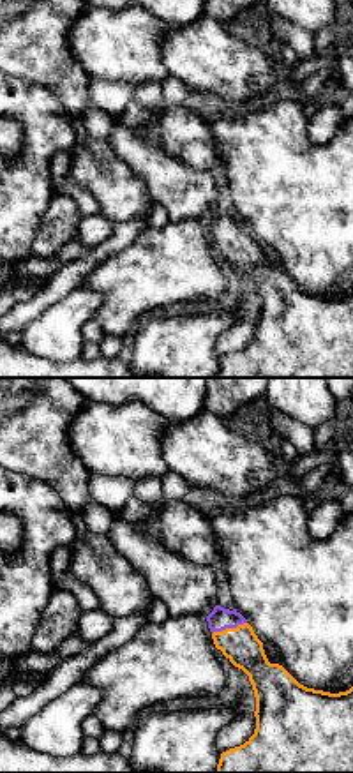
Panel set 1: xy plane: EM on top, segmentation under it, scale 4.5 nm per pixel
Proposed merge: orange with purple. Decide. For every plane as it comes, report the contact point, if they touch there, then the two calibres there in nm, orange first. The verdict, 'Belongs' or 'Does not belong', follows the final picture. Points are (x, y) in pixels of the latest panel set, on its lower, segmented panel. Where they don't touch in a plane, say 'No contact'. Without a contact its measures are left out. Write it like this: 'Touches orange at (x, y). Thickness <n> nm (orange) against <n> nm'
Touches orange at (228, 629). Thickness 170 nm (orange) against 100 nm

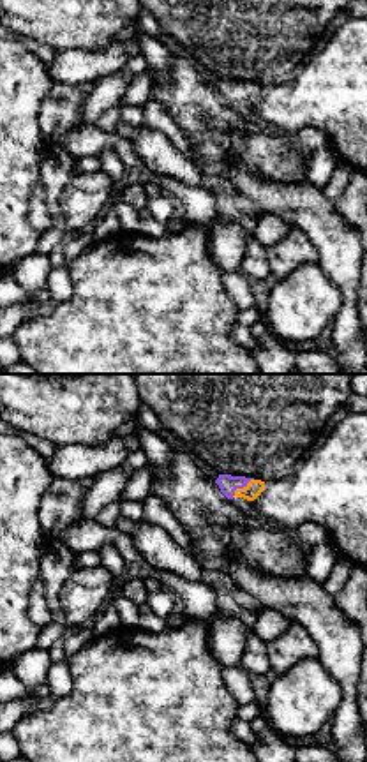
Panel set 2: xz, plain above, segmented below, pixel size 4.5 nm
Touches orange at (240, 489). Thickness 80 nm (orange) against 90 nm

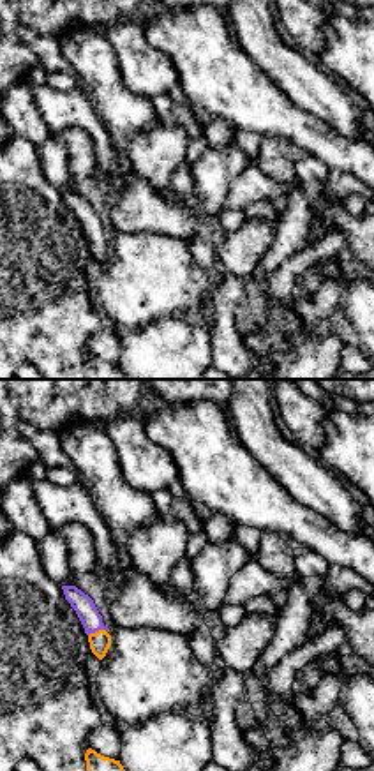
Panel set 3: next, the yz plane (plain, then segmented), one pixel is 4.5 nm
Touches orange at (96, 632). Thickness 100 nm (orange) against 100 nm

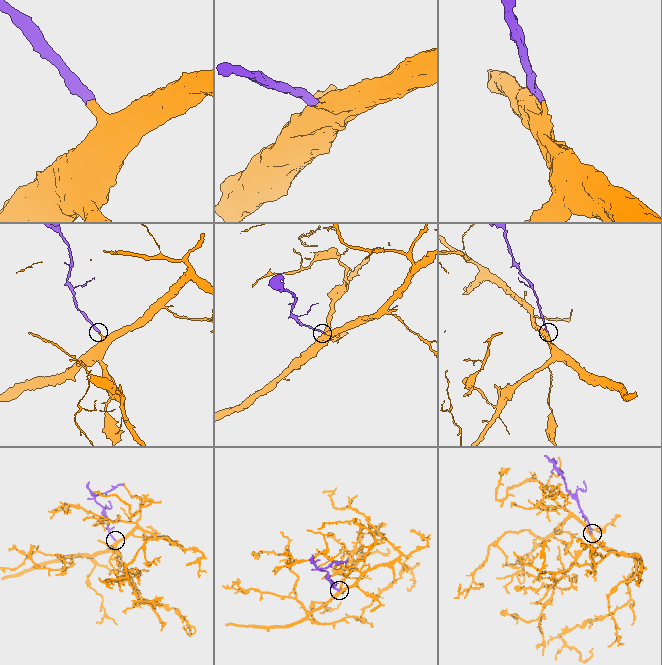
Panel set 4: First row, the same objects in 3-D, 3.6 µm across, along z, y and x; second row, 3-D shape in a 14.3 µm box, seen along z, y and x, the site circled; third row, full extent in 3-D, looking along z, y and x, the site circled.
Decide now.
Belongs

